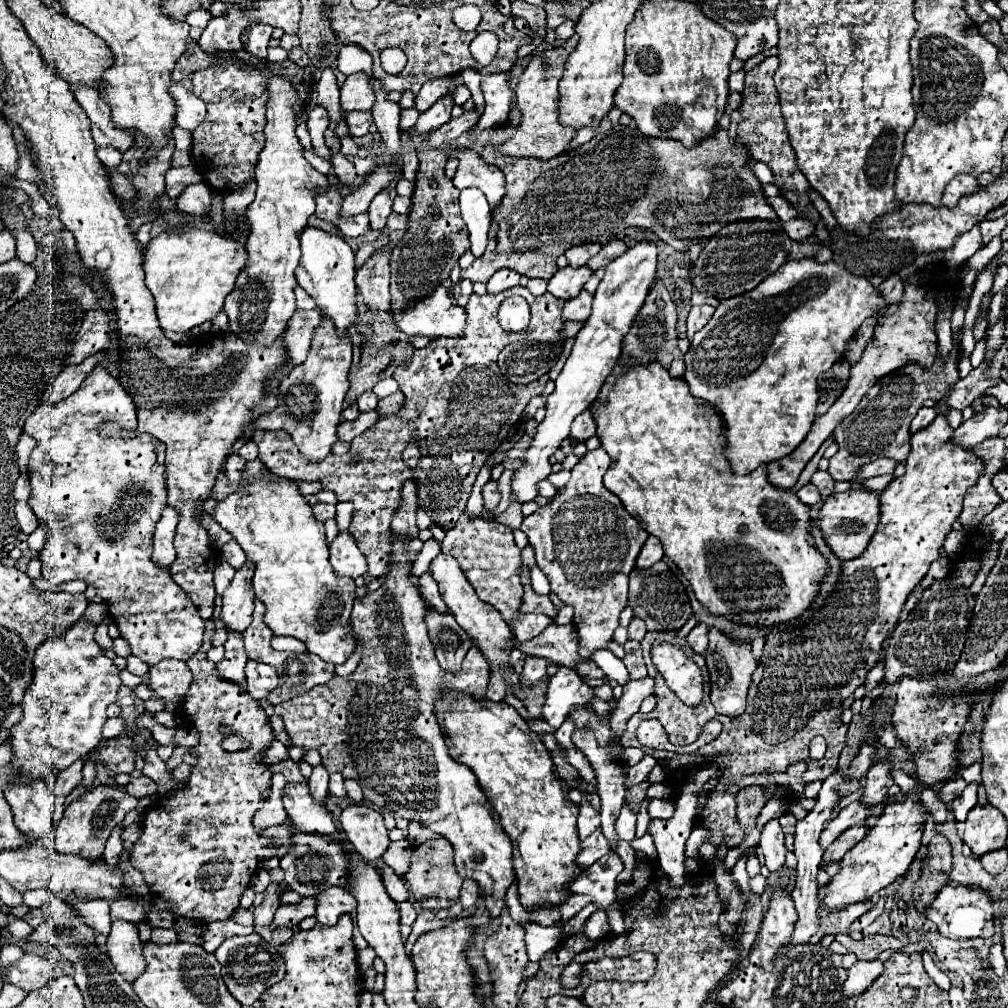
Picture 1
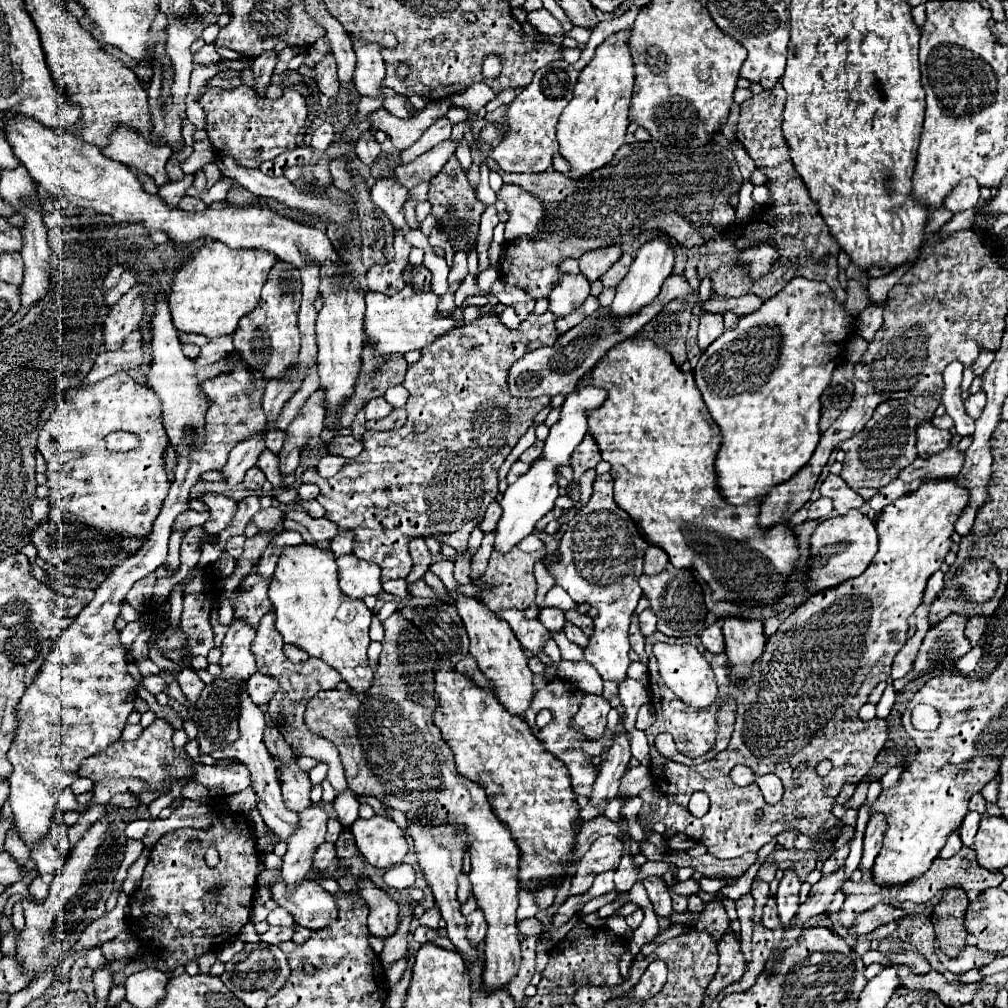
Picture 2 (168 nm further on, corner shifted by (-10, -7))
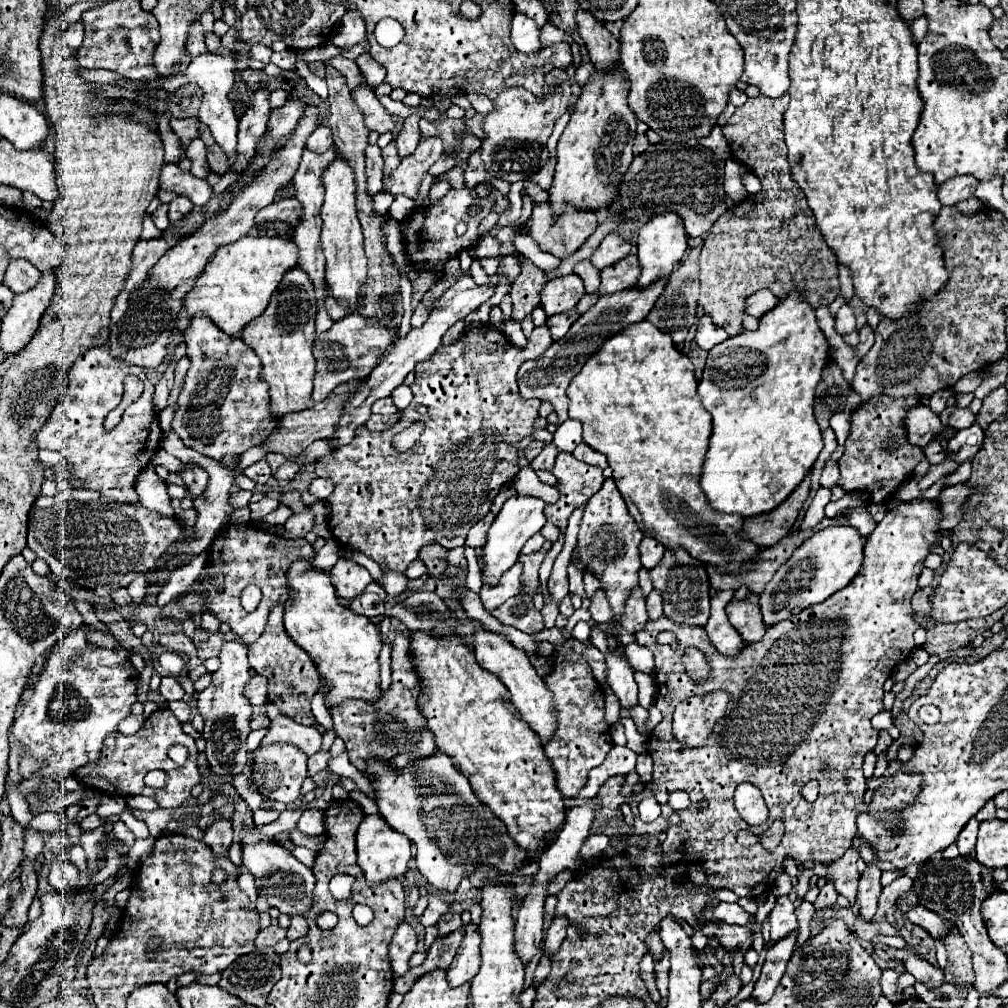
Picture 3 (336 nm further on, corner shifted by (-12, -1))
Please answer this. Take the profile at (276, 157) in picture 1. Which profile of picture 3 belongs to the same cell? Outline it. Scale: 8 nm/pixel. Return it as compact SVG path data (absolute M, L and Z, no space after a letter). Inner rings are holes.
M290 268L264 314L254 318L242 330L242 340L256 352L262 362L262 378L270 386L270 408L274 416L284 416L286 412L300 412L310 408L312 378L316 374L316 360L312 354L314 344L314 288L310 288L310 278L300 268Z

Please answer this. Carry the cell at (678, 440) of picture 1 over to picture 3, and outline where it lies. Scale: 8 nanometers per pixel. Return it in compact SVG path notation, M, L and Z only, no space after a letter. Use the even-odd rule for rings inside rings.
M642 320L606 340L572 378L566 390L570 398L568 416L582 422L584 442L608 458L628 512L644 534L654 536L668 550L688 550L690 556L714 564L722 574L740 574L742 568L760 562L760 548L740 536L742 516L714 510L700 488L700 474L712 436L712 416L702 406L696 384L690 358L674 348L670 334Z

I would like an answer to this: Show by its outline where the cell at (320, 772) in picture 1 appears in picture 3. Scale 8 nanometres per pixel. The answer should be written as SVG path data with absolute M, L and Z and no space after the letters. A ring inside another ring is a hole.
M316 808L306 810L298 820L298 830L304 832L306 836L322 834L324 832L324 816Z

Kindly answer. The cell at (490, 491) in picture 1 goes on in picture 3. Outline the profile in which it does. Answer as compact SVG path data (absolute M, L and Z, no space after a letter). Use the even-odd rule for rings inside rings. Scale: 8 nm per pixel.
M488 512L488 514L484 516L482 522L478 522L476 526L472 526L470 532L468 532L468 536L466 536L466 546L482 548L482 546L486 544L486 532L488 532L488 528L492 526L494 518L496 518L496 516L494 516L492 512Z

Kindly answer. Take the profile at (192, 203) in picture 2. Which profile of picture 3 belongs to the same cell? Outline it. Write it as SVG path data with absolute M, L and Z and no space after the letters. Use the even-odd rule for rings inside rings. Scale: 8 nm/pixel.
M178 196L178 198L174 198L174 200L170 202L168 216L170 216L170 220L172 220L172 222L178 222L178 220L182 220L186 214L190 214L190 212L192 212L190 208L194 208L194 204L192 204L192 202L188 202L188 198L186 198L186 196Z

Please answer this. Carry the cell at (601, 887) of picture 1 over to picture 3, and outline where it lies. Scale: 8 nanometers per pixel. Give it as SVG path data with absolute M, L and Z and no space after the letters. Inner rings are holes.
M556 916L556 918L552 918L552 924L550 924L550 928L548 928L548 932L546 932L546 938L544 938L544 946L546 946L546 950L550 952L550 956L560 948L562 940L564 940L564 936L566 936L568 924L570 924L570 920L568 920L566 916Z

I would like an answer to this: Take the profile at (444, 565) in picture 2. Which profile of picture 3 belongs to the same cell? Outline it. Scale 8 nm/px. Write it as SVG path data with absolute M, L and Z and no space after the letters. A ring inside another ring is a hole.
M518 594L518 596L508 598L502 606L492 610L492 616L498 618L502 624L514 626L514 628L528 632L528 634L540 632L544 628L542 614L534 608L532 598L526 594Z

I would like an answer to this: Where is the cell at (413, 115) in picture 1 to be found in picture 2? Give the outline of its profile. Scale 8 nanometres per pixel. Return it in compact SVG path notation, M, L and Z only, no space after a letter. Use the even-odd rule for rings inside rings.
M392 96L384 100L384 110L390 110L390 114L394 114L396 118L408 118L410 112L406 110L406 98L402 96Z

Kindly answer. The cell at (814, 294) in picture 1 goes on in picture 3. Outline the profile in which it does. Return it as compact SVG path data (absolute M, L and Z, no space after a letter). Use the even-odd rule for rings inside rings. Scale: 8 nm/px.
M794 288L794 292L788 292L786 298L760 318L758 330L744 330L708 352L698 394L704 408L712 414L714 430L700 486L710 506L718 512L736 512L748 518L774 510L810 472L824 446L814 418L814 396L822 370L830 360L826 358L828 342L814 312L806 296Z

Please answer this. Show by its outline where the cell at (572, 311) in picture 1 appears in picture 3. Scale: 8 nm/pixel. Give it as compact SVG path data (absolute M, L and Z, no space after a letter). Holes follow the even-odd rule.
M570 310L570 312L562 312L562 314L554 314L548 318L548 328L550 328L550 334L552 334L552 340L560 340L562 336L566 336L568 328L576 322L578 318L578 310Z

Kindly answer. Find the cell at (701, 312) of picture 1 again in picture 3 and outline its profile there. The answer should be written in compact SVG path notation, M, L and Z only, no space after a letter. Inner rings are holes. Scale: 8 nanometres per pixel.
M704 314L700 318L698 328L696 328L696 342L698 342L700 348L710 350L710 348L714 348L716 344L720 344L726 338L728 338L726 332L720 326L716 326L708 314Z

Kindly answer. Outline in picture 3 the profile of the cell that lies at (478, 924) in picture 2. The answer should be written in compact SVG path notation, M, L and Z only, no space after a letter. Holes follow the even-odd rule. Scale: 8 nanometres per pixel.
M468 922L464 926L464 940L458 948L458 954L454 956L452 964L448 966L448 980L450 986L458 986L464 982L470 982L480 968L480 930L474 922Z

